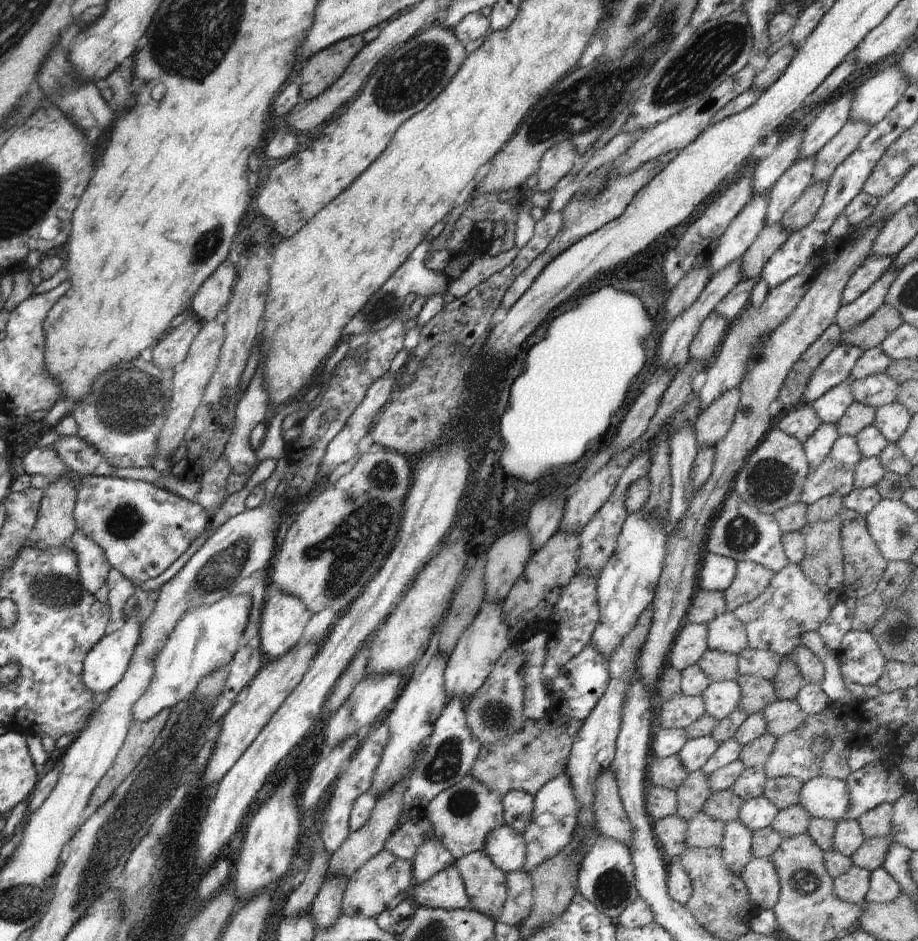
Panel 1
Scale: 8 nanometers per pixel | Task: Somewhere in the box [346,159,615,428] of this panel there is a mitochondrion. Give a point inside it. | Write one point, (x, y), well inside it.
(385, 305)

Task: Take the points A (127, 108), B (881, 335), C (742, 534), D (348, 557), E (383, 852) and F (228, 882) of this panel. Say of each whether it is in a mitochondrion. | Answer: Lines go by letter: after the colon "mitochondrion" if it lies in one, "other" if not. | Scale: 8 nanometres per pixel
A: other
B: other
C: mitochondrion
D: mitochondrion
E: other
F: other

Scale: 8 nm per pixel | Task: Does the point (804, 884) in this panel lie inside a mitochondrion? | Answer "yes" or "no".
yes

